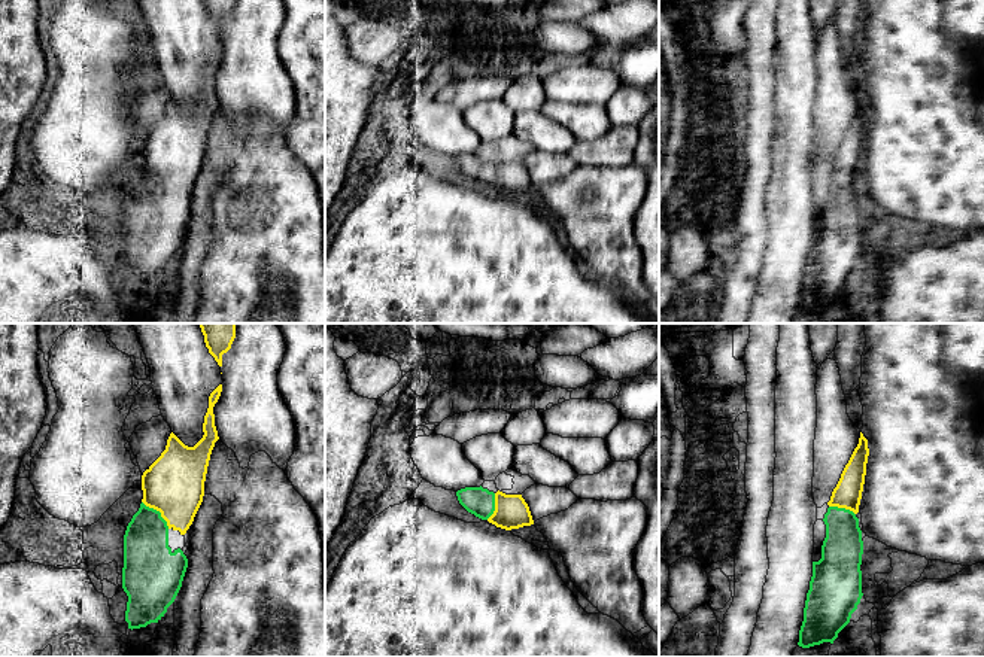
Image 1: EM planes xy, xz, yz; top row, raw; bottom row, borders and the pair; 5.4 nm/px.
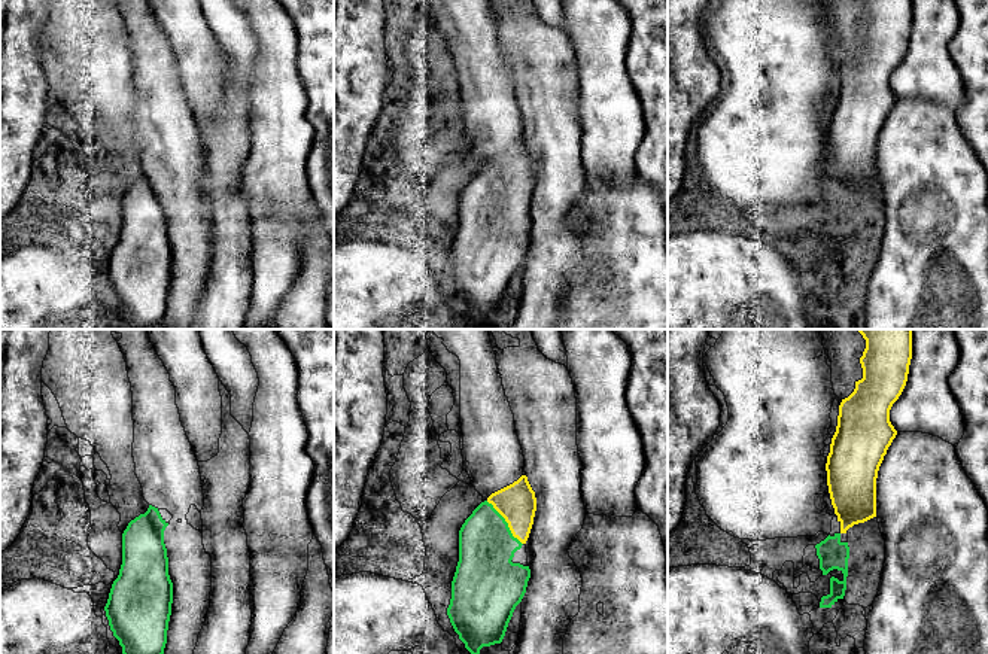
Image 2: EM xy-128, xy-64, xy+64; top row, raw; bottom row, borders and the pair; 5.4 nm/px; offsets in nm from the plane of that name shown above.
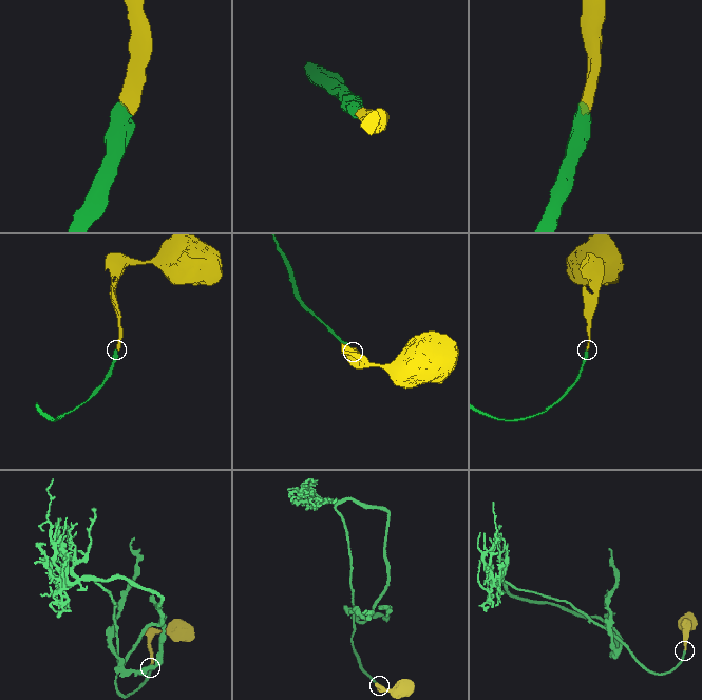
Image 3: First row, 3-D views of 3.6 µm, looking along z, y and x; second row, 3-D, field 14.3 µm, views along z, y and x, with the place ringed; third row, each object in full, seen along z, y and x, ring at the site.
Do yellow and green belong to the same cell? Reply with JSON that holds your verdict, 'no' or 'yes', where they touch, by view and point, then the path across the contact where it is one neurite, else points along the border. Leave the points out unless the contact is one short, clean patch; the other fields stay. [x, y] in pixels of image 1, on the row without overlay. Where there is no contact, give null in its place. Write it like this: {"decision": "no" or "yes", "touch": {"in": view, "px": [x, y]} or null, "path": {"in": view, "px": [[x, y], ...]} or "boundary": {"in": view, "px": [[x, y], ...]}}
{"decision": "yes", "touch": {"in": "xy", "px": [158, 176]}, "path": {"in": "xy", "px": [[173, 151], [172, 163], [158, 176], [146, 200], [146, 221]]}}

